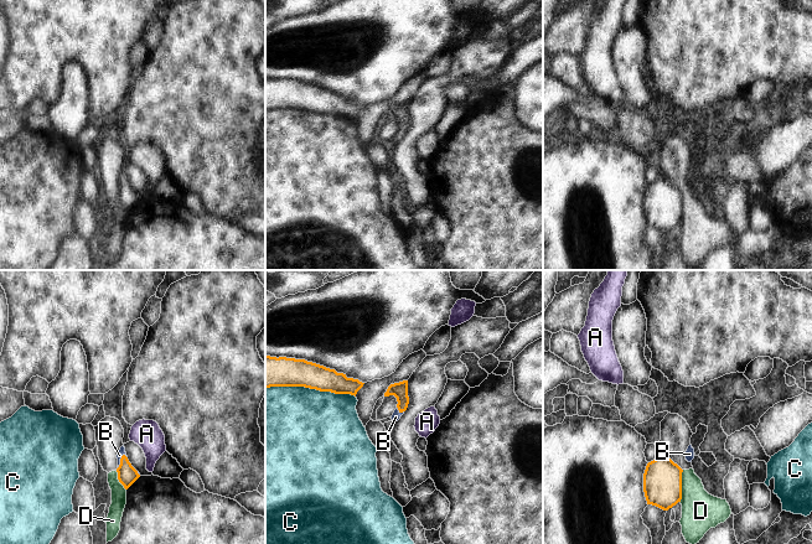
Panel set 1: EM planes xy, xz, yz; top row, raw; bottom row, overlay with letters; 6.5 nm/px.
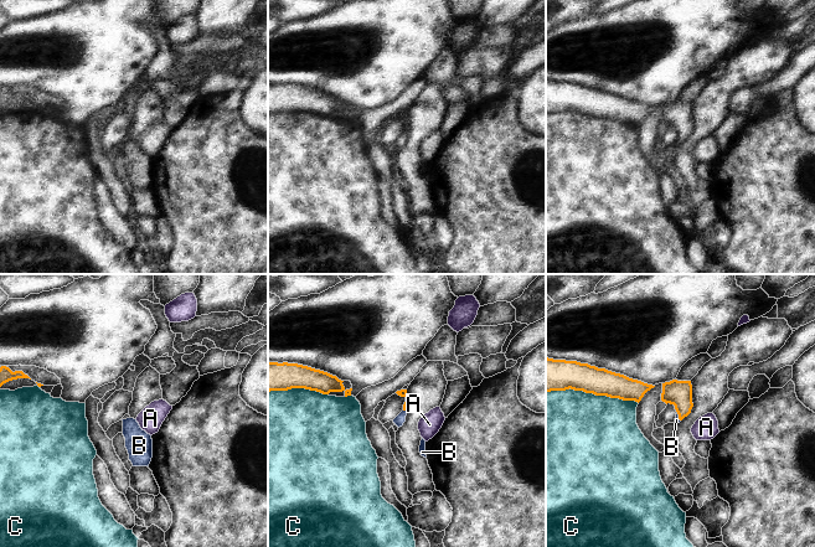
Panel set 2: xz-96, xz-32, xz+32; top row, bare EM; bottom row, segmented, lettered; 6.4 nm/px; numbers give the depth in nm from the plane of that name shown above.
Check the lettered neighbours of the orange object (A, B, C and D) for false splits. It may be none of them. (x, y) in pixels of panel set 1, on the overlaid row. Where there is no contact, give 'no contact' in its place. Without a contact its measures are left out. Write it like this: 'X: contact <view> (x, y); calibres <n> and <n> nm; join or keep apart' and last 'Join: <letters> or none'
A: contact xy (138, 473); calibres 130 and 20 nm; keep apart
B: contact xy (120, 461); calibres 130 and 50 nm; join
C: contact xz (310, 388); calibres 190 and 500 nm; keep apart
D: contact yz (681, 486); calibres 260 and 260 nm; keep apart
Join: B

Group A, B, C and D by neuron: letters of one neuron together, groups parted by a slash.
A / B / C / D

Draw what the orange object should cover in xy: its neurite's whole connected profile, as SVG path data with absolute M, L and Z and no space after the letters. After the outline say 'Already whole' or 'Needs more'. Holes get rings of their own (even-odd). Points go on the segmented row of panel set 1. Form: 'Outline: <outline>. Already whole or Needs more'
Outline: M124 445L118 451L117 458L118 480L124 486L124 488L128 489L140 477L140 475L129 462Z. Needs more.

